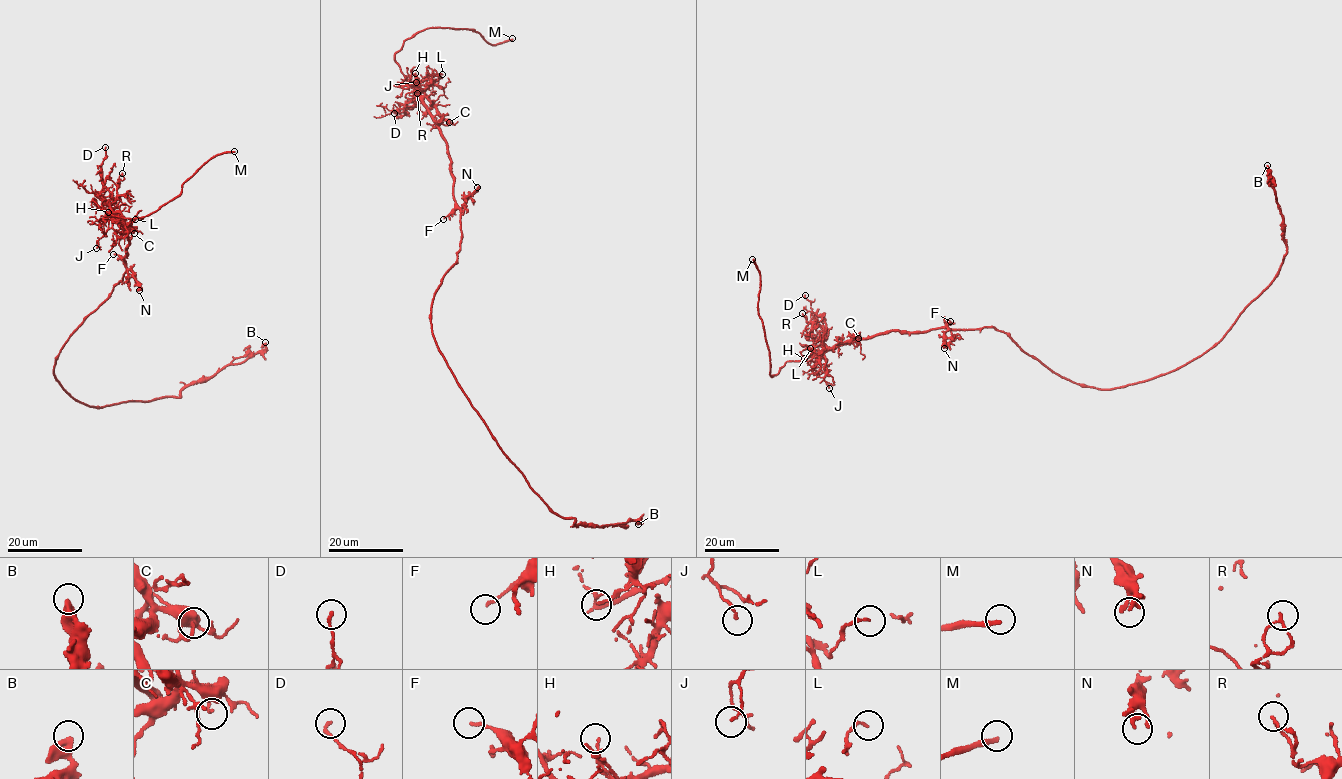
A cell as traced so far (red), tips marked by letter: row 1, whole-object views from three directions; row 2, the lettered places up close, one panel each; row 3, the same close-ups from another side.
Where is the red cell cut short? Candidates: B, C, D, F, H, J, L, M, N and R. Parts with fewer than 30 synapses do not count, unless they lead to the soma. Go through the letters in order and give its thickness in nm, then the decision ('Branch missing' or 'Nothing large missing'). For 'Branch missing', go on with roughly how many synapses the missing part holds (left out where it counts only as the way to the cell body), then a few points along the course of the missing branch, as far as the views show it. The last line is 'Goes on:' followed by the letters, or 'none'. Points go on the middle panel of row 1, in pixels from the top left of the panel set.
B: Thickness 320 nm. Nothing large missing
C: Thickness 110 nm. Nothing large missing
D: Thickness 140 nm. Nothing large missing
F: Thickness 130 nm. Nothing large missing
H: Thickness 140 nm. Nothing large missing
J: Thickness 120 nm. Nothing large missing
L: Thickness 140 nm. Nothing large missing
M: Thickness 240 nm. Branch missing. Course of what is missing: (512, 38), (523, 33), (521, 23), (515, 25)
N: Thickness 320 nm. Nothing large missing
R: Thickness 90 nm. Nothing large missing
Goes on: M

